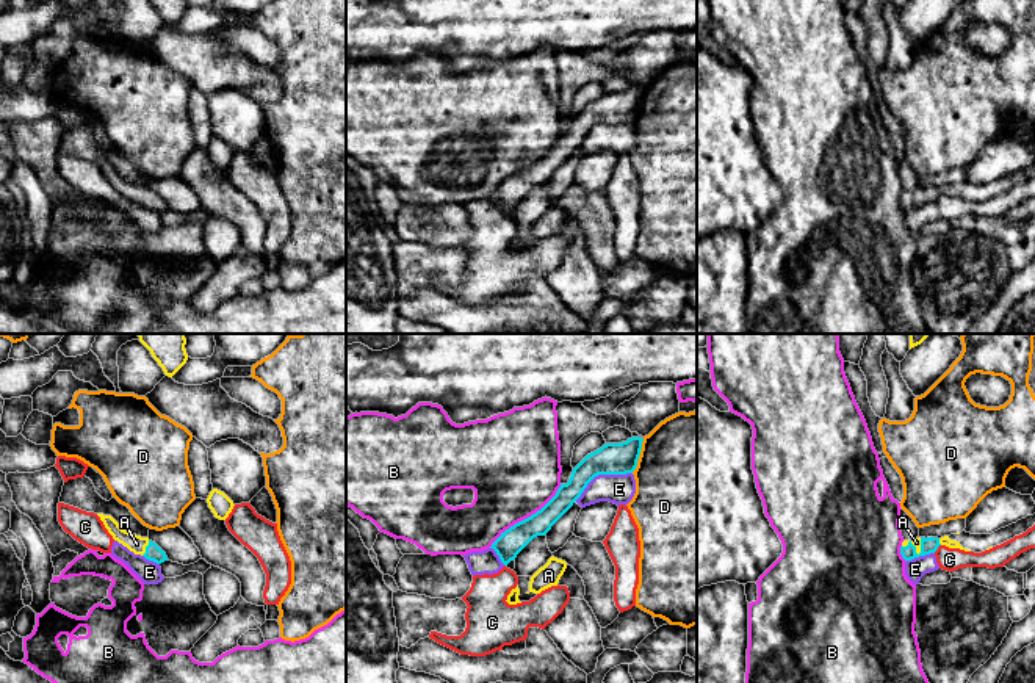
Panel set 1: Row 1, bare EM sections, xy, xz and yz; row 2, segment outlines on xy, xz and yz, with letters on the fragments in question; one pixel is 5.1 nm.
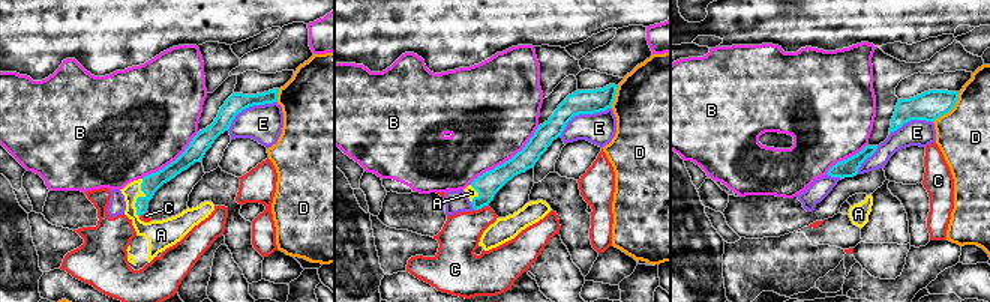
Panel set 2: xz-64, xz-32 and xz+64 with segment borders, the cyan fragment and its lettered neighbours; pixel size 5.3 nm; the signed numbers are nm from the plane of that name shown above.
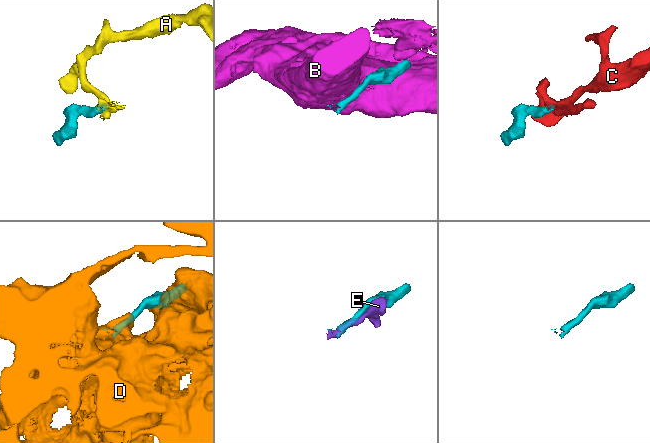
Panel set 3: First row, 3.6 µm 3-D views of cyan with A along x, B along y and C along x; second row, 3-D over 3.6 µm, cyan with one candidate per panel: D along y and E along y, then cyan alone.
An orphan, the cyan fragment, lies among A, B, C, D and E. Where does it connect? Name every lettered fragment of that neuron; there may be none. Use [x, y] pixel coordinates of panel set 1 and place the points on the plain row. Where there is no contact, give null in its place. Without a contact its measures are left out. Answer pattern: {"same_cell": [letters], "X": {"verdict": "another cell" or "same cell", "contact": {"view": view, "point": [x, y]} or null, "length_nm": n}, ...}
{"same_cell": ["A"], "A": {"verdict": "same cell", "contact": {"view": "xy", "point": [146, 198]}, "length_nm": 90}, "B": {"verdict": "another cell", "contact": {"view": "xz", "point": [528, 166]}, "length_nm": 500}, "C": {"verdict": "another cell", "contact": {"view": "yz", "point": [937, 198]}, "length_nm": 60}, "D": {"verdict": "another cell", "contact": {"view": "xz", "point": [639, 104]}, "length_nm": 190}, "E": {"verdict": "another cell", "contact": {"view": "xz", "point": [602, 122]}, "length_nm": 320}}

